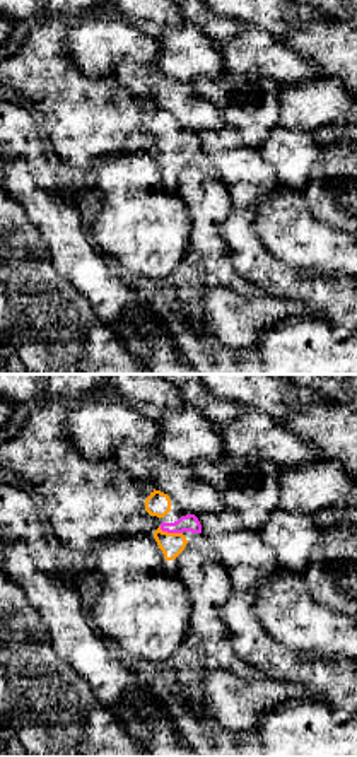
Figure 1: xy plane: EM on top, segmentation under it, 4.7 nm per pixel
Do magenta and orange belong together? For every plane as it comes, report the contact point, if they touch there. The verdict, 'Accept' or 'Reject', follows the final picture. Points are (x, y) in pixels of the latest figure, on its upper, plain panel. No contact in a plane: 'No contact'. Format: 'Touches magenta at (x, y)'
Touches magenta at (171, 149)

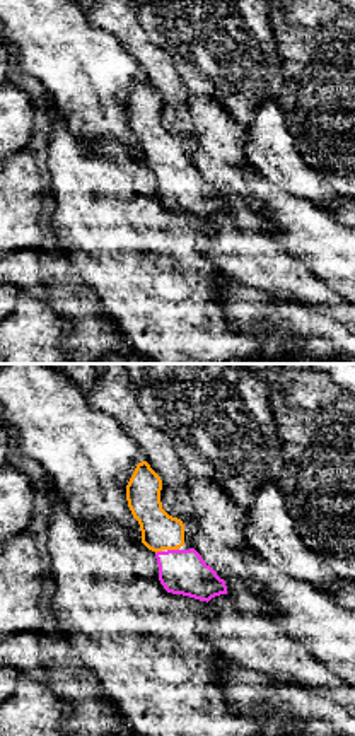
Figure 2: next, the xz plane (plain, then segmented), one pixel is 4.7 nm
Touches magenta at (173, 168)

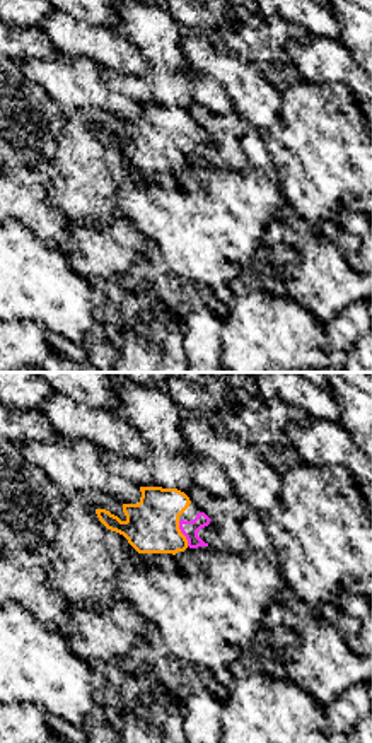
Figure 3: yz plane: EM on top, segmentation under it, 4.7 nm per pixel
Touches magenta at (181, 149)

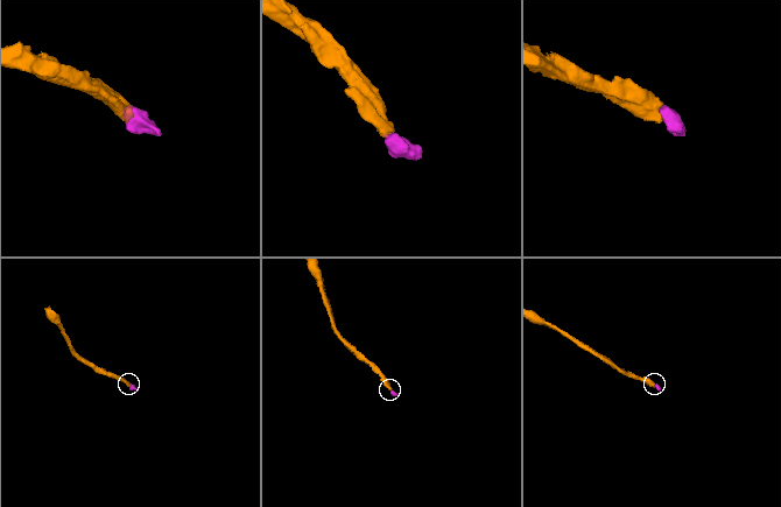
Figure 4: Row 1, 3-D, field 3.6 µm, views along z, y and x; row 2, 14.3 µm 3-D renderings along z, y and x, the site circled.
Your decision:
Accept

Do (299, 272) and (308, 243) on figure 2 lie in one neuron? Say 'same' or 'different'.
different

